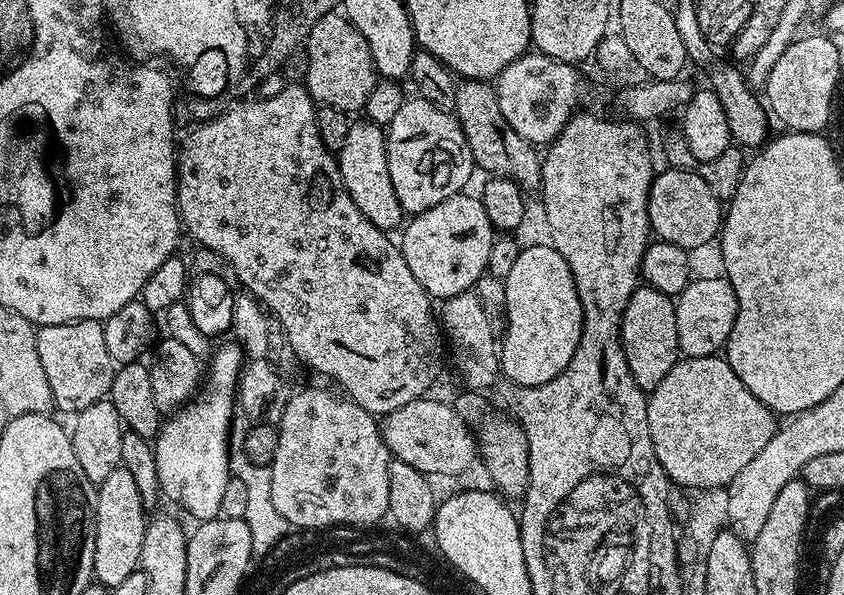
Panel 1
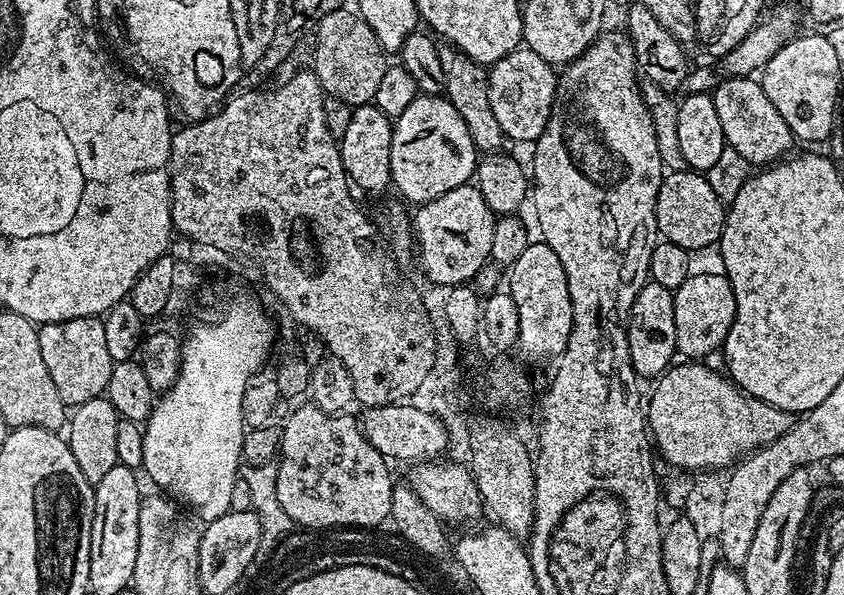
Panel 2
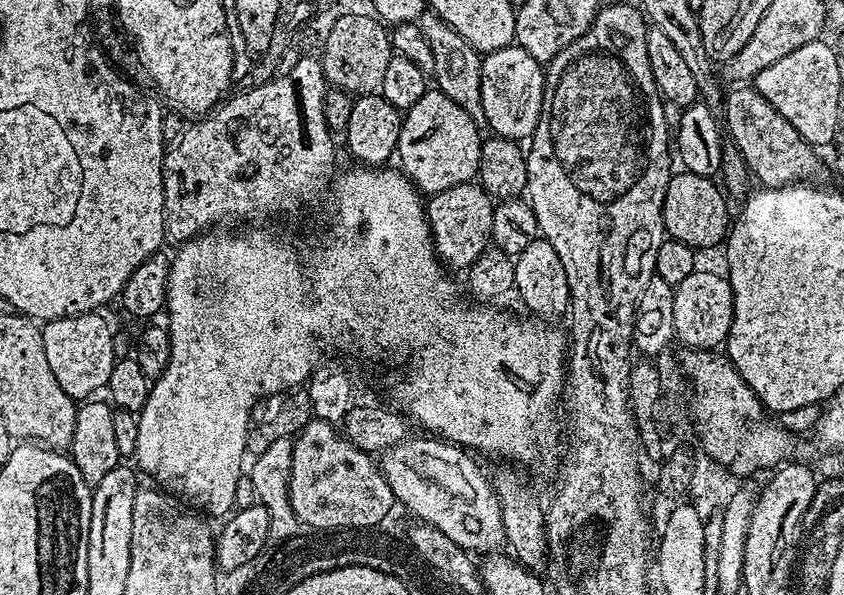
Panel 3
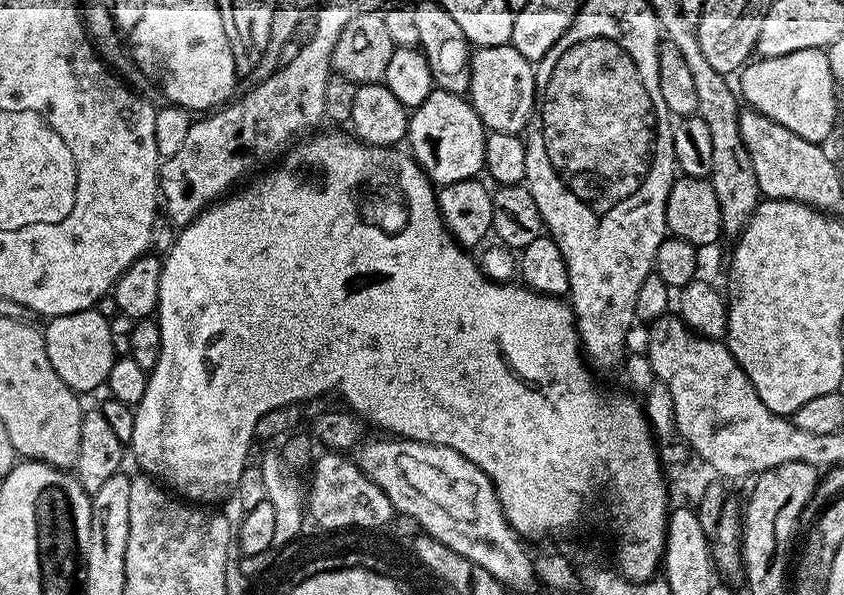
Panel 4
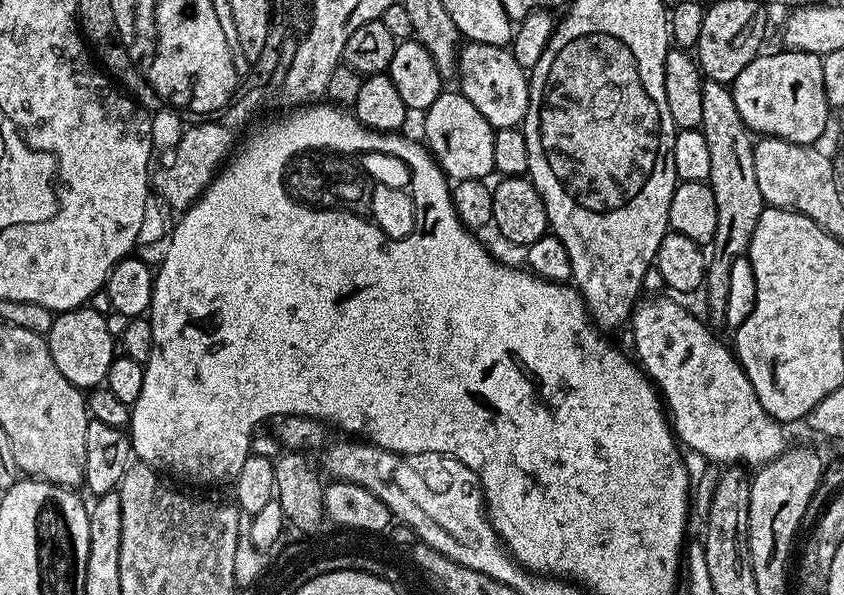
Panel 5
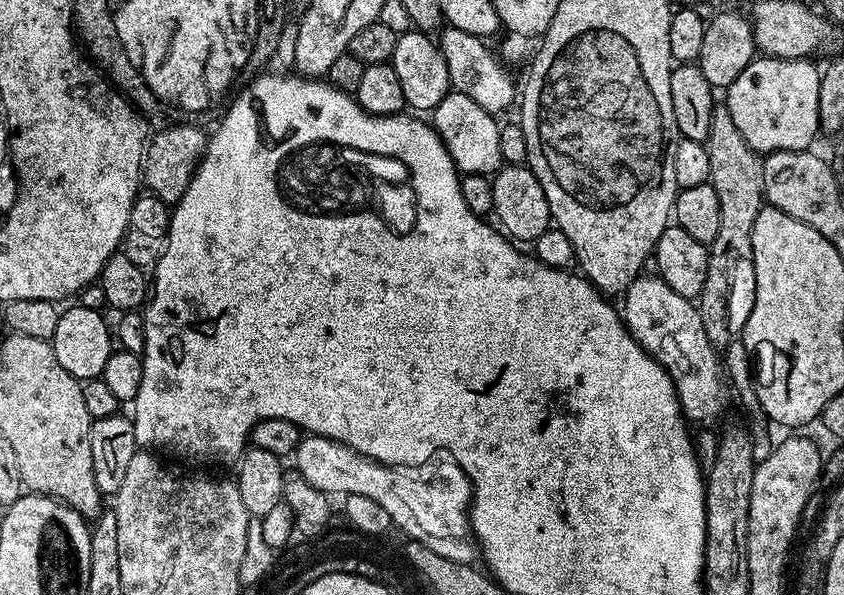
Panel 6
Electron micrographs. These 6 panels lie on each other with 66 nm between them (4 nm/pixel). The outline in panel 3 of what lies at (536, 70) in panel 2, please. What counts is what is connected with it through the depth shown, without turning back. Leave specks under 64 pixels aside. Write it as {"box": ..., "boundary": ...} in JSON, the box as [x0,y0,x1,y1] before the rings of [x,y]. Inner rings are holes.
{"box":[482,42,544,142],"boundary":[[[515,42],[507,44],[487,53],[482,59],[482,110],[486,114],[486,125],[495,135],[505,140],[517,142],[527,141],[537,128],[538,118],[541,117],[541,106],[544,101],[544,68],[526,50]]]}

